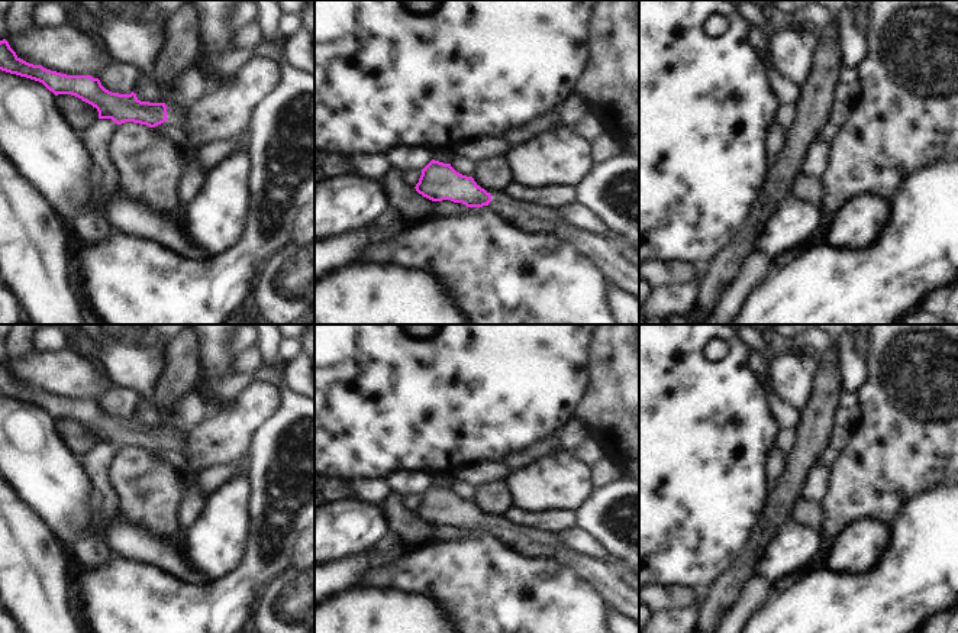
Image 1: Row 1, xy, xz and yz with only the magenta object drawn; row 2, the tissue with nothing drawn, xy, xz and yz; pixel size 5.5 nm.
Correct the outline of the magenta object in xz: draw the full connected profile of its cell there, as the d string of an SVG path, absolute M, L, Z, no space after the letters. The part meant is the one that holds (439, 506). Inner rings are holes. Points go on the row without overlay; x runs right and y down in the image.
M435 484L422 494L415 513L432 526L451 524L467 532L487 530L525 556L559 559L562 565L588 578L612 608L639 623L639 594L622 582L607 563L567 549L557 533L525 527L504 517L491 520L472 501L462 500L451 488Z

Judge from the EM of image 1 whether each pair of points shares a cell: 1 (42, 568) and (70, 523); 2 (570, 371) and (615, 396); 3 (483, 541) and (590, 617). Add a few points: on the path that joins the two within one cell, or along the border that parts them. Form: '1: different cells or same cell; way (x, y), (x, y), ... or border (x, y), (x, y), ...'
1: different cells; border (29, 509), (54, 532)
2: different cells; border (587, 374), (589, 383)
3: same cell; way (509, 567), (560, 617), (564, 617)

